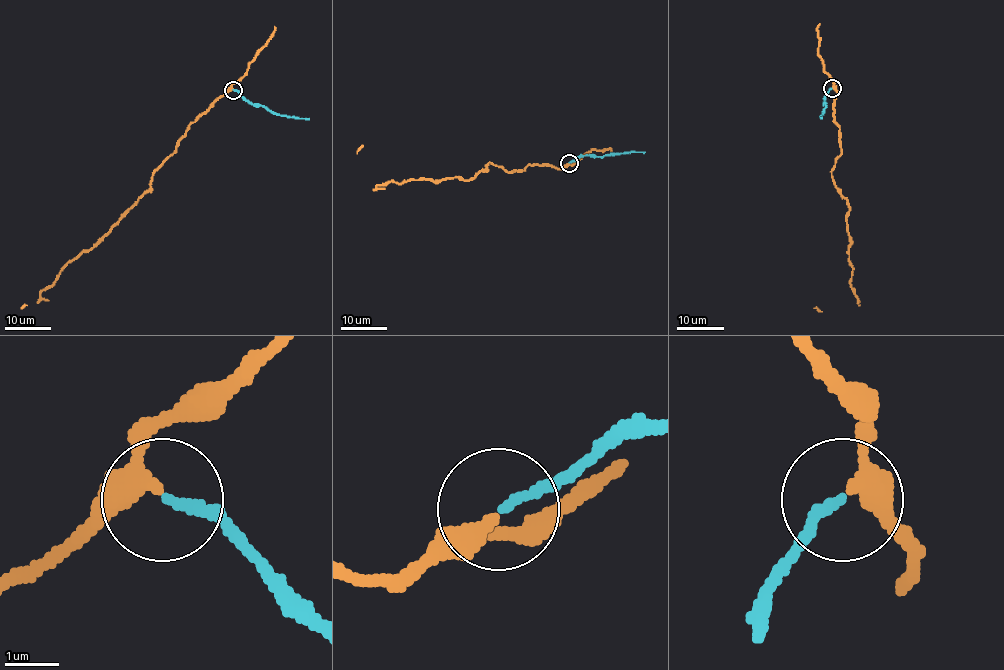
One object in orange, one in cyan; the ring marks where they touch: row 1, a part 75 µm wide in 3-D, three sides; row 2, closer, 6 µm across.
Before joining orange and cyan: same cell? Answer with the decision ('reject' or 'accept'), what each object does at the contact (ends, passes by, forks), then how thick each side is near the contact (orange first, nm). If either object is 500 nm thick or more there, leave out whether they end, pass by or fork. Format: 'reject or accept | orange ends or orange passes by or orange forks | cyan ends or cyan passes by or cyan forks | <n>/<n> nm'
accept | orange passes by | cyan ends | 280/170 nm

